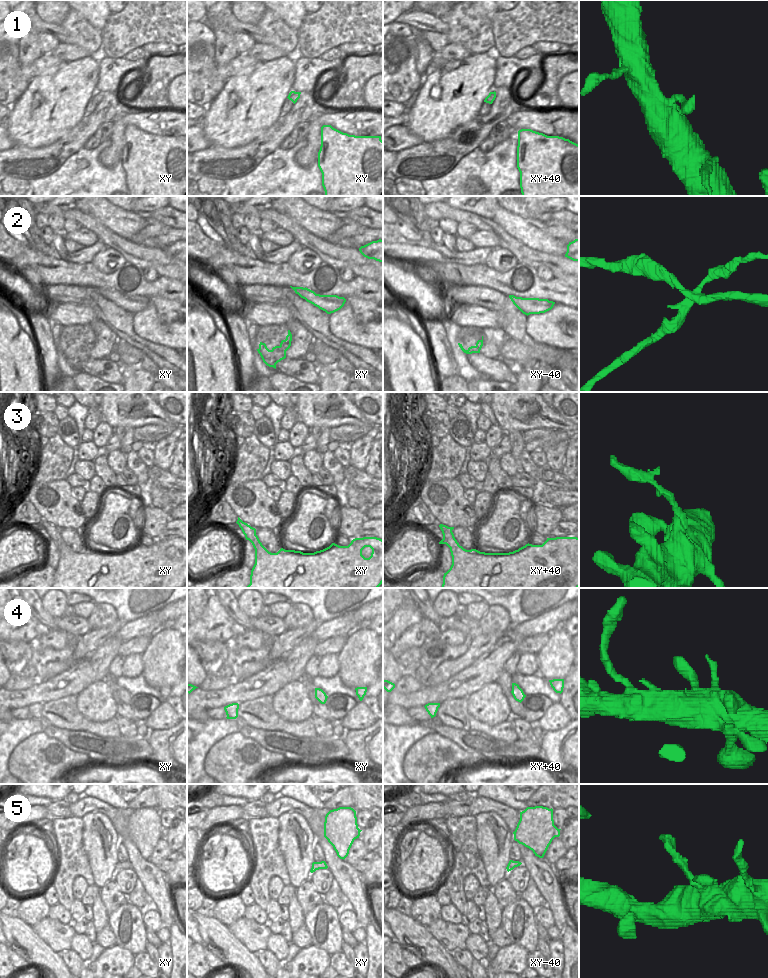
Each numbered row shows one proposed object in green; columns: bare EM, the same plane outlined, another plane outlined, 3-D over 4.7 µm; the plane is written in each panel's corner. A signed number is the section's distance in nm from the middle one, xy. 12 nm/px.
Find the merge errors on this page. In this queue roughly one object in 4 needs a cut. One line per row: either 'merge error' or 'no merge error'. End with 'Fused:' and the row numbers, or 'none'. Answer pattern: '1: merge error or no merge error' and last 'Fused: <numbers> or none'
1: no merge error
2: merge error
3: merge error
4: no merge error
5: no merge error
Fused: 2, 3

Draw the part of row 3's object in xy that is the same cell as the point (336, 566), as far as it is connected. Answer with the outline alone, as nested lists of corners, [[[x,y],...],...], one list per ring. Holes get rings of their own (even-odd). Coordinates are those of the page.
[[[256,534],[245,535],[245,538],[255,549],[255,564],[247,588],[378,588],[383,583],[383,540],[377,537],[355,538],[348,546],[332,543],[329,547],[314,553],[283,548],[277,553],[271,553],[262,545]],[[365,547],[372,549],[369,558],[362,555]]]

